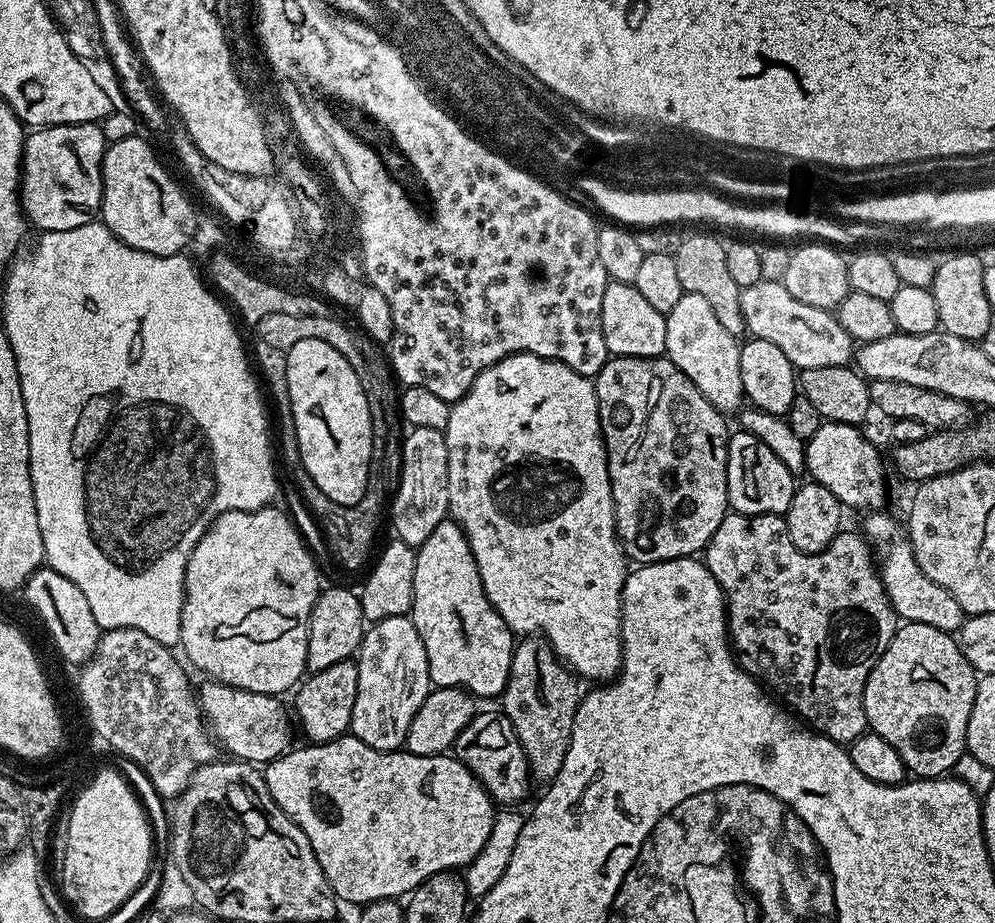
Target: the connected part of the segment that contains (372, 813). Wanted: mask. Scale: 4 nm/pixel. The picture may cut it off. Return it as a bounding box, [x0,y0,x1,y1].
[264,750,497,906]

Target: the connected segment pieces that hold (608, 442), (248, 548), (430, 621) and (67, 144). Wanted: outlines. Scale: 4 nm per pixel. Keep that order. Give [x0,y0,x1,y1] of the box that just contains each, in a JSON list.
[[594,356,730,565],[179,506,322,696],[410,518,514,698],[18,123,106,232]]

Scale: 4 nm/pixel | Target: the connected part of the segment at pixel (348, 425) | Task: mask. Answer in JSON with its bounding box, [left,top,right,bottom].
[286,338,372,507]

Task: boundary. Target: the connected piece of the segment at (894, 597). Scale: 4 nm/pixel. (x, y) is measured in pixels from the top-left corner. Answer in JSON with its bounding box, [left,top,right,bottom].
[862,510,966,633]

